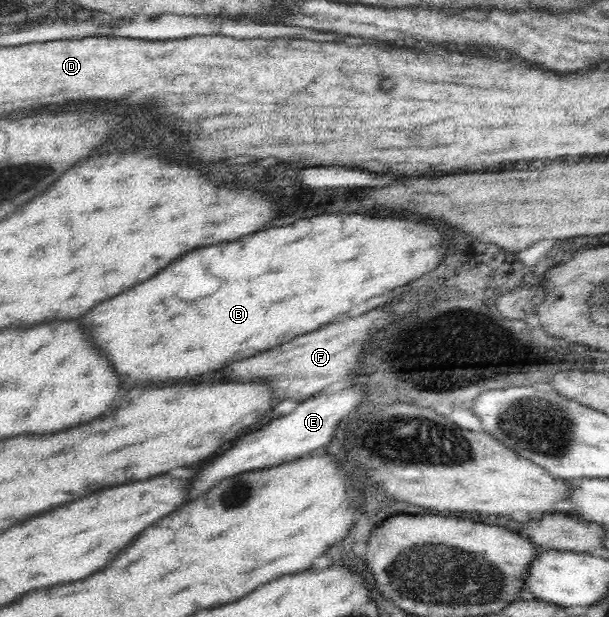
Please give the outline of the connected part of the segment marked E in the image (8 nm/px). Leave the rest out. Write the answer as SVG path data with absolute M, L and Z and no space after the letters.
M346 388L340 392L324 392L324 396L320 398L312 398L302 402L292 414L282 416L272 420L270 424L266 424L262 430L256 430L252 434L242 436L228 452L220 454L218 458L214 458L208 466L204 466L190 482L188 486L188 502L196 500L200 494L208 492L210 488L214 488L220 480L224 478L232 478L238 474L266 470L272 466L280 466L280 462L292 462L300 456L310 454L312 450L318 450L322 446L328 444L328 440L334 436L334 430L338 426L338 422L342 418L346 418L348 414L352 414L352 410L358 408L358 404L364 400L358 388Z

